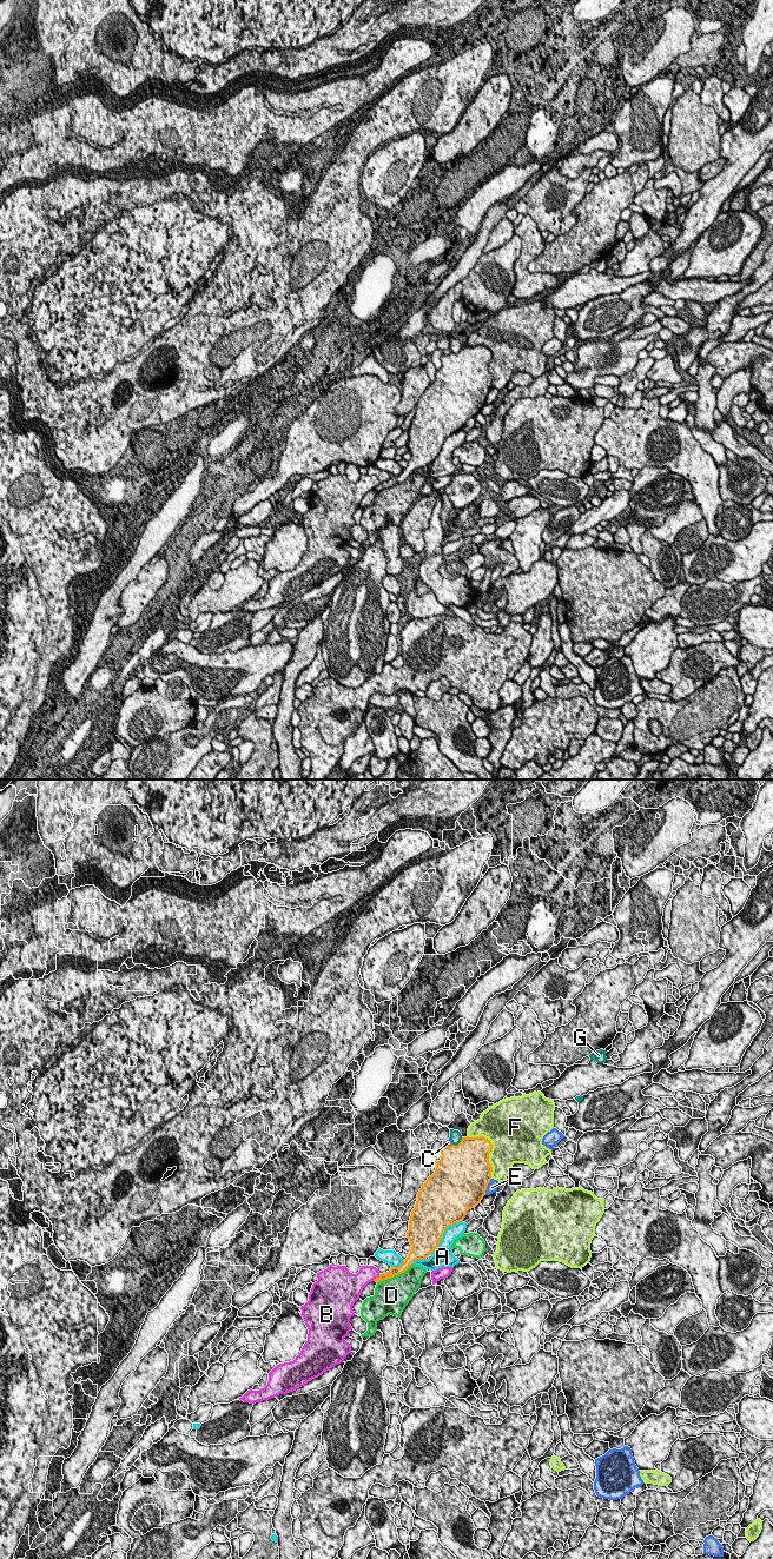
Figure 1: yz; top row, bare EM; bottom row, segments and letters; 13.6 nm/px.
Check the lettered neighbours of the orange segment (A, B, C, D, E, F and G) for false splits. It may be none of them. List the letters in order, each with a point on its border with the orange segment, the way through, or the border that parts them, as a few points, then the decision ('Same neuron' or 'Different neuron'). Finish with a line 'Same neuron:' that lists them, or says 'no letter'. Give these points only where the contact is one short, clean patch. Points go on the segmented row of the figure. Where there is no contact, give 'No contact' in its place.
A: Touches orange at yz (443, 1233). Different neuron
B: Touches orange at yz (376, 1278). Different neuron
C: Touches orange at yz (447, 1146). Different neuron
D: Touches orange at yz (394, 1275). Different neuron
E: Touches orange at yz (486, 1187). Different neuron
F: Touches orange at yz (491, 1148). Different neuron
G: Touches orange at yz (458, 1143). Different neuron
Same neuron: no letter

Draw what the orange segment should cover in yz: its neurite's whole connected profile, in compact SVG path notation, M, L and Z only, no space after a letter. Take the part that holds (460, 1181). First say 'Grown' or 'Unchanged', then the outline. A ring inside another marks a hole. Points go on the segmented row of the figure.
Unchanged. M483 1136L462 1137L457 1146L441 1148L442 1157L436 1162L436 1170L419 1189L415 1208L411 1212L409 1230L407 1232L411 1250L399 1267L391 1267L389 1272L379 1274L375 1279L376 1282L402 1274L416 1260L427 1259L438 1247L444 1230L463 1221L468 1210L481 1203L491 1180L493 1167L489 1163L491 1149L491 1142Z

